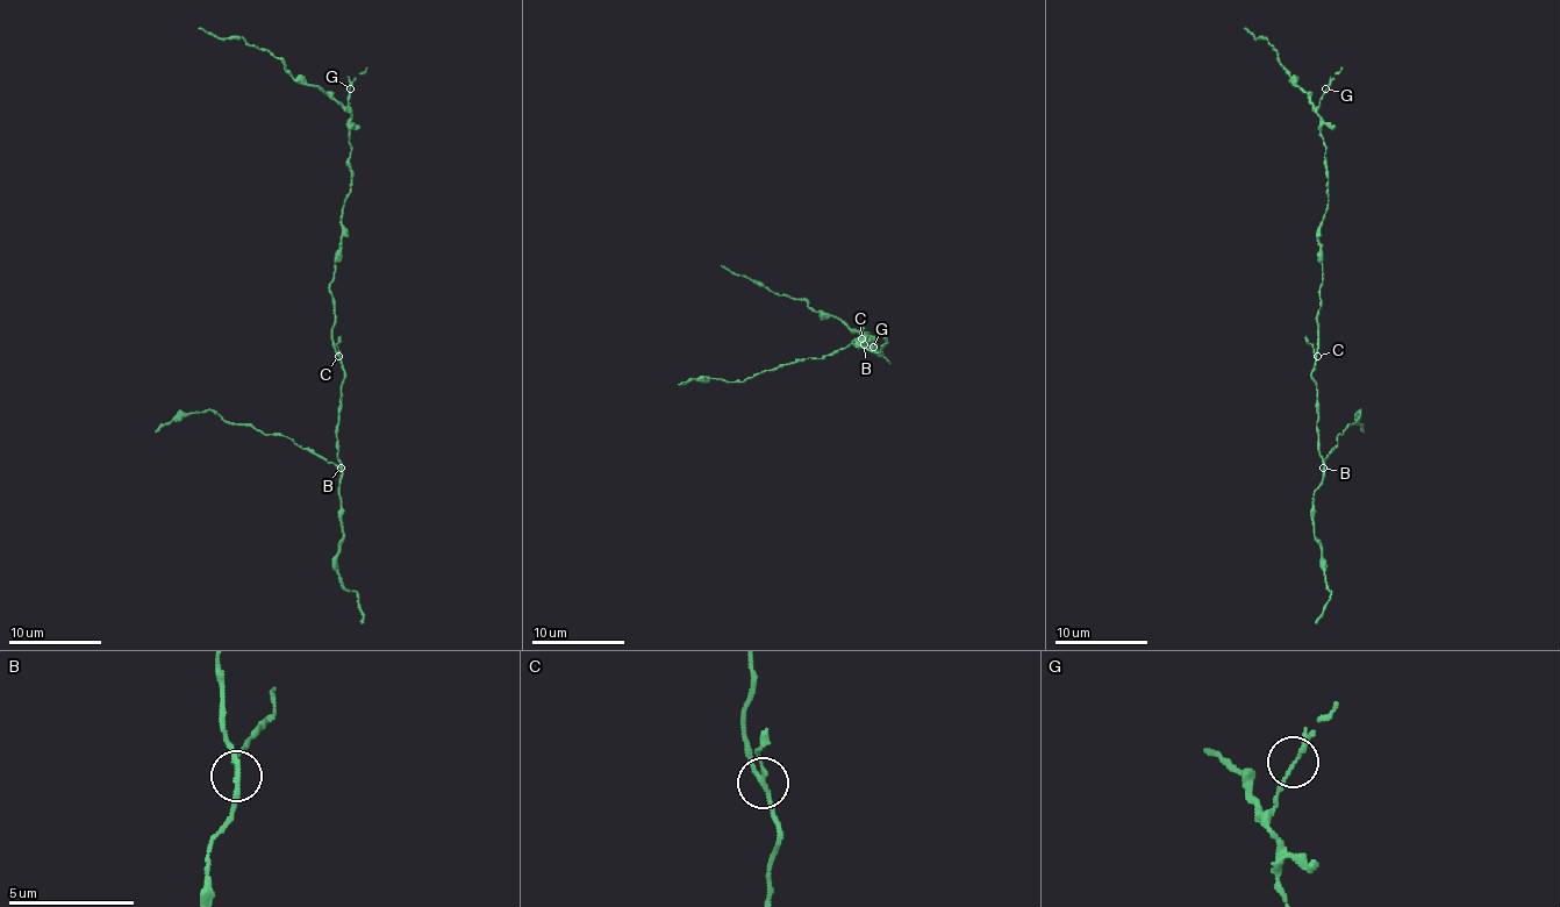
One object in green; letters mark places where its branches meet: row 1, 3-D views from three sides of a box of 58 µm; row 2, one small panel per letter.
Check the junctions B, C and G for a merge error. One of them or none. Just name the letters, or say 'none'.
B

